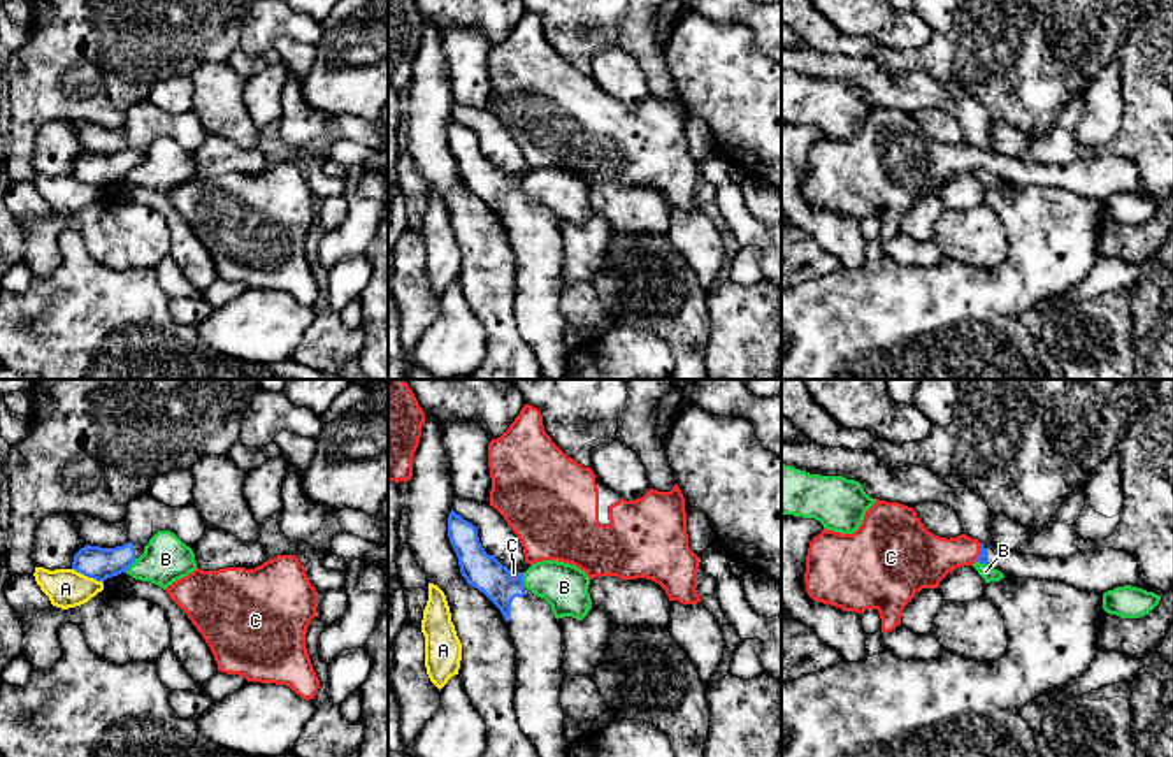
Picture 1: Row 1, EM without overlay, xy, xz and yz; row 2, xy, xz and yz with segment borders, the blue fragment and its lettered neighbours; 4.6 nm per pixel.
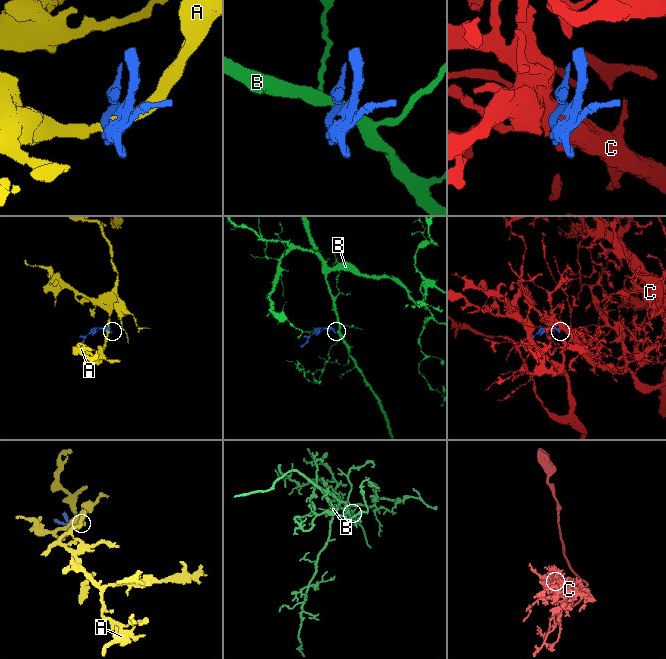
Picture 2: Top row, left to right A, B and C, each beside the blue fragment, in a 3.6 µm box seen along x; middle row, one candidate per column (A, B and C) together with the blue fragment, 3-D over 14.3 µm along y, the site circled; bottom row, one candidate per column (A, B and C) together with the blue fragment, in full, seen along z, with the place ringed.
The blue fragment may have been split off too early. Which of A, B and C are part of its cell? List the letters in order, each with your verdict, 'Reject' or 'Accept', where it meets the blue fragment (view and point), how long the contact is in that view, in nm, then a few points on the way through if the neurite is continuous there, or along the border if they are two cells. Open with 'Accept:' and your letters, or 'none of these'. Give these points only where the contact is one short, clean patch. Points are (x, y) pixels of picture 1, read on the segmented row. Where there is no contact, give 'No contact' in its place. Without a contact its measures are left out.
Accept: C
A: Reject. Touches blue at xy (88, 576). Shared border 160 nm. Boundary: xy (72, 568), (102, 583)
B: Reject. Touches blue at xz (522, 580). Shared border 70 nm. Boundary: xz (522, 573), (525, 587)
C: Accept. Touches blue at yz (980, 552). Shared border 100 nm. Path across: yz (984, 557), (980, 552), (954, 552), (928, 559)

